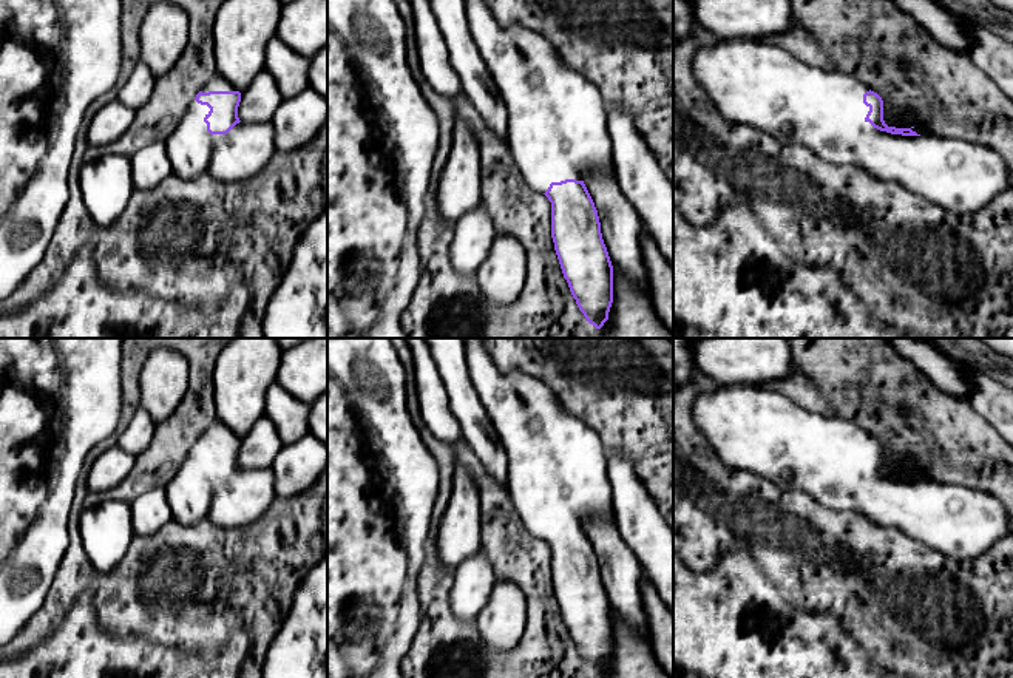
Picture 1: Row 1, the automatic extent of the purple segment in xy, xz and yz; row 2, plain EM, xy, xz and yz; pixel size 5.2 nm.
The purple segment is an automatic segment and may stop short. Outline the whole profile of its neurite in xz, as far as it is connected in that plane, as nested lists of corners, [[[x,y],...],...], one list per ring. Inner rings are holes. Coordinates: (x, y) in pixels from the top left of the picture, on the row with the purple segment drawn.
[[[485,0],[465,2],[473,39],[508,110],[506,144],[513,161],[523,181],[551,202],[551,238],[564,278],[585,320],[601,329],[608,320],[613,303],[613,266],[602,239],[598,210],[584,184],[584,175],[595,170],[607,170],[615,175],[607,103],[596,85],[570,69],[545,37],[519,25],[502,26]]]

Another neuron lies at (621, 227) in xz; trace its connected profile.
[[[610,171],[585,173],[584,184],[598,210],[601,233],[613,272],[625,275],[627,280],[650,295],[641,249],[642,224],[638,212],[624,196]]]

